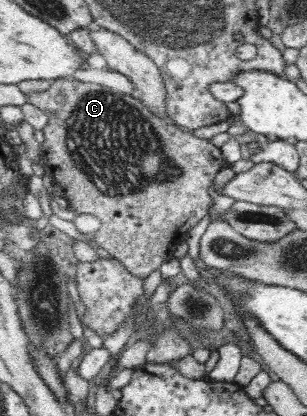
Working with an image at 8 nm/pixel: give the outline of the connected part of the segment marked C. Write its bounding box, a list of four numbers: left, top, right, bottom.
[28,78,229,279]

